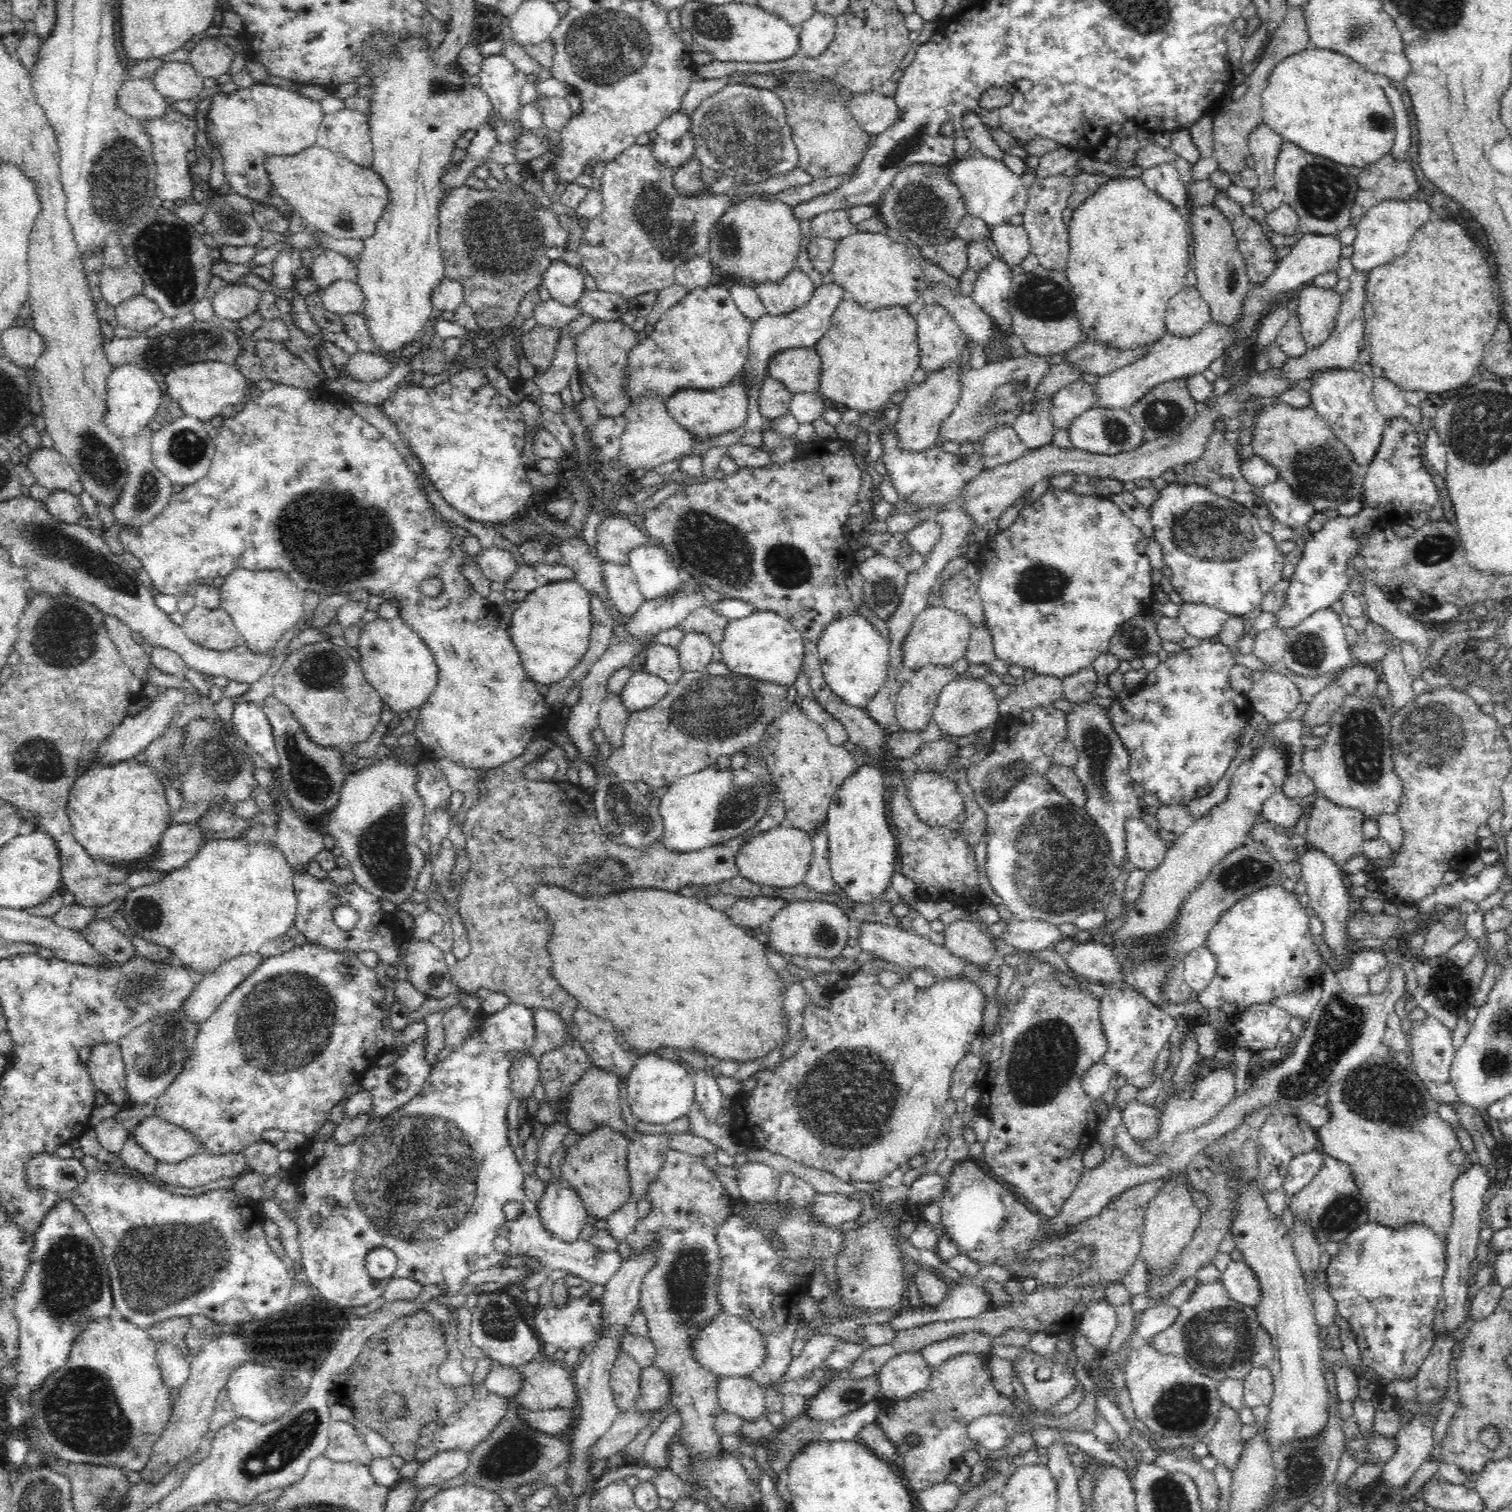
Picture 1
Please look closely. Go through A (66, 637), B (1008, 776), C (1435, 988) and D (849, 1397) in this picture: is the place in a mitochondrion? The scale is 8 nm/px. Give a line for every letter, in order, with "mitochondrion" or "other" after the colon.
A: mitochondrion
B: mitochondrion
C: other
D: mitochondrion

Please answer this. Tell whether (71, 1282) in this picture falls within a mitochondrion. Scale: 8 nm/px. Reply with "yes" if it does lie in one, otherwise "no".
yes

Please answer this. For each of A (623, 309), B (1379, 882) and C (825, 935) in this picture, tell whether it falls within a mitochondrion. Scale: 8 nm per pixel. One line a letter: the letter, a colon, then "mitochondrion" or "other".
A: other
B: other
C: mitochondrion

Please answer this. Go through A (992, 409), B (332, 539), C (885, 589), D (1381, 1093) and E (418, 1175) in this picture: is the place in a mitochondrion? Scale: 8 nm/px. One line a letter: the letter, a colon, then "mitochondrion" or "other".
A: mitochondrion
B: mitochondrion
C: mitochondrion
D: mitochondrion
E: mitochondrion

